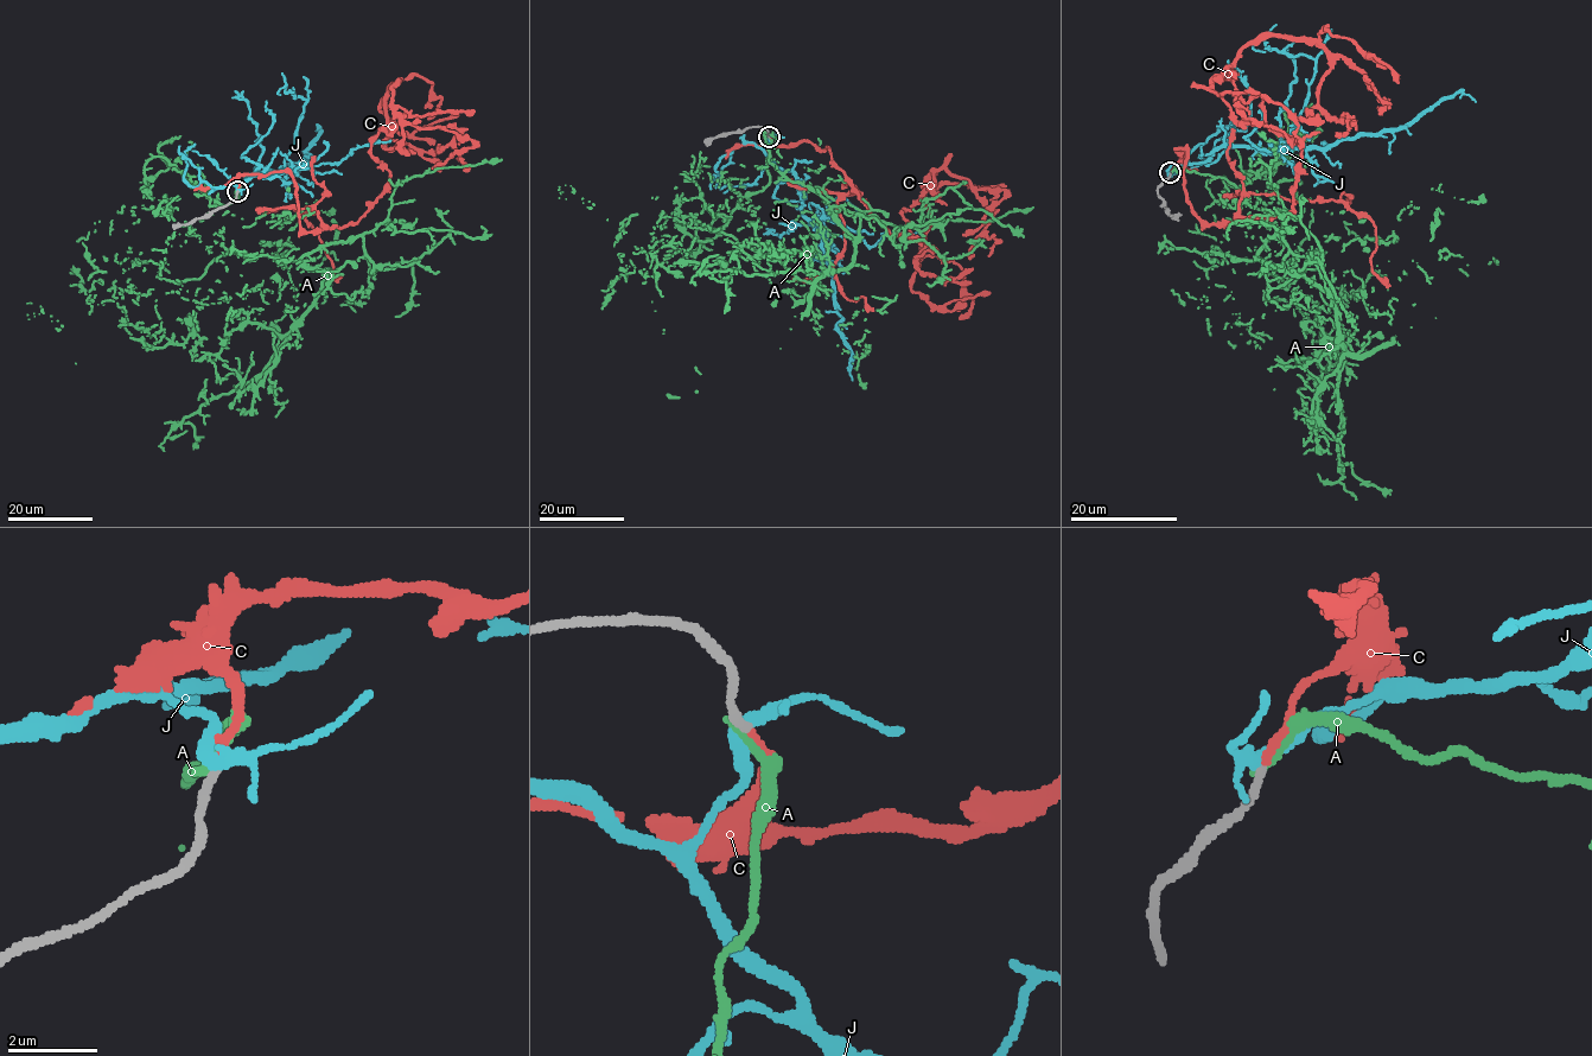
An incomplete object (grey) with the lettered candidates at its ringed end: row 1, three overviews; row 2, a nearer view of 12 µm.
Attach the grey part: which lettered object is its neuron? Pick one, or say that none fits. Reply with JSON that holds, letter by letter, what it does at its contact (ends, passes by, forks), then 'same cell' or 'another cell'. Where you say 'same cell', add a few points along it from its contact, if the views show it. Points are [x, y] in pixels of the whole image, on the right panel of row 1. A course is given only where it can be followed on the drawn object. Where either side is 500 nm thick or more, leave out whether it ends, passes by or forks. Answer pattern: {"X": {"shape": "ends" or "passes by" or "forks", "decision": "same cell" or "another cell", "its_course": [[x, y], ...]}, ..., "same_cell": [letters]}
{"A": {"shape": "ends", "decision": "another cell"}, "C": {"shape": "ends", "decision": "same cell", "its_course": [[1171, 172], [1184, 148], [1208, 224], [1285, 214], [1300, 145], [1227, 68], [1284, 36], [1383, 101], [1364, 76]]}, "J": {"shape": "forks", "decision": "another cell"}, "same_cell": ["C"]}

